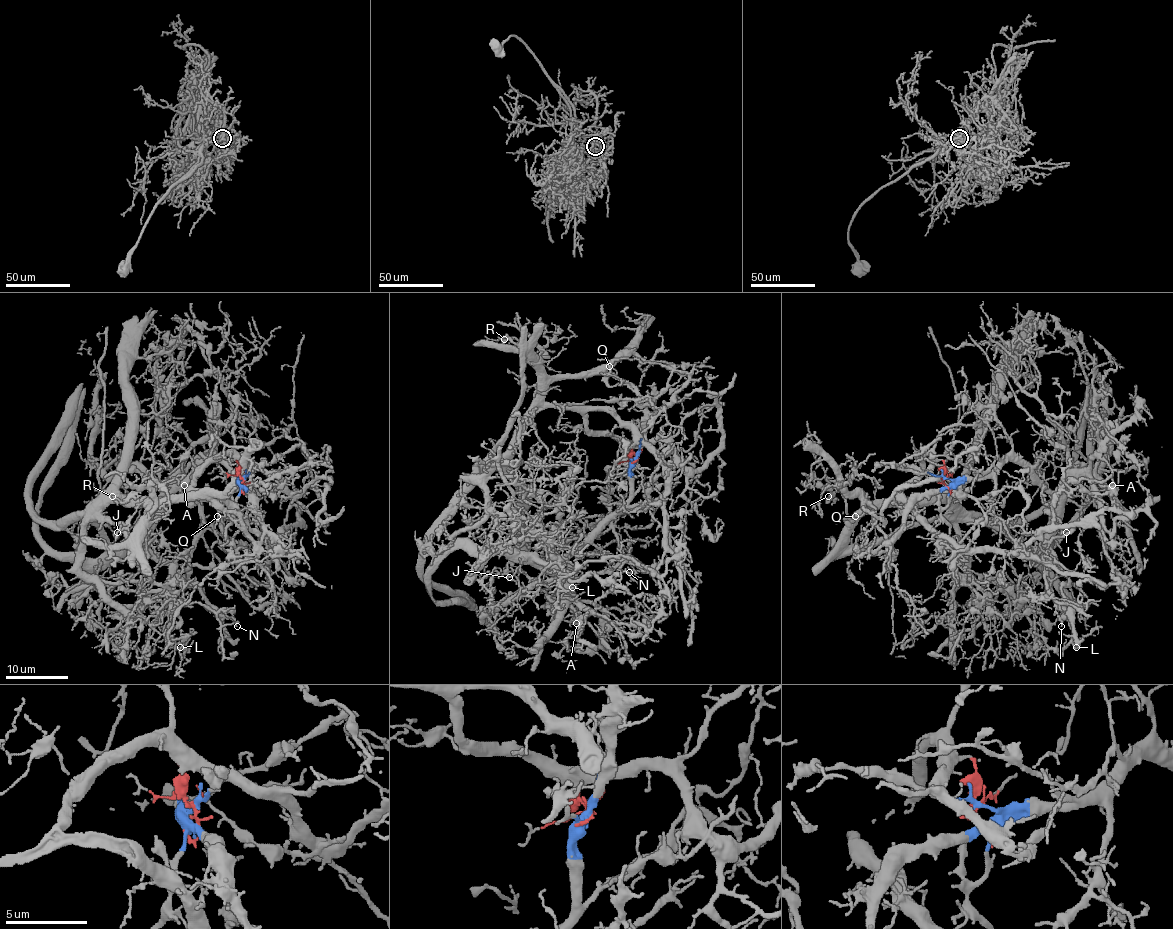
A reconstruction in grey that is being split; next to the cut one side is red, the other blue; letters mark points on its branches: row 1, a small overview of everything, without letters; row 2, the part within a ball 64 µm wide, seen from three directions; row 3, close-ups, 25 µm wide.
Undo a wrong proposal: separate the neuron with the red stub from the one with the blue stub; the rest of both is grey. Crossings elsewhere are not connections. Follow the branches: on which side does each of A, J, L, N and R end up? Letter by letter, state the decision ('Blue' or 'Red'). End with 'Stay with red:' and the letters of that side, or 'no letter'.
A: Blue
J: Blue
L: Blue
N: Blue
R: Red
Stay with red: R

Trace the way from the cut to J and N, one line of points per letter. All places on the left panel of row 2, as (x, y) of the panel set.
J: (243, 479), (220, 462), (206, 460), (135, 534), (116, 532)
N: (243, 479), (220, 462), (206, 460), (168, 498), (146, 545), (184, 584), (199, 589), (212, 606), (237, 626)

